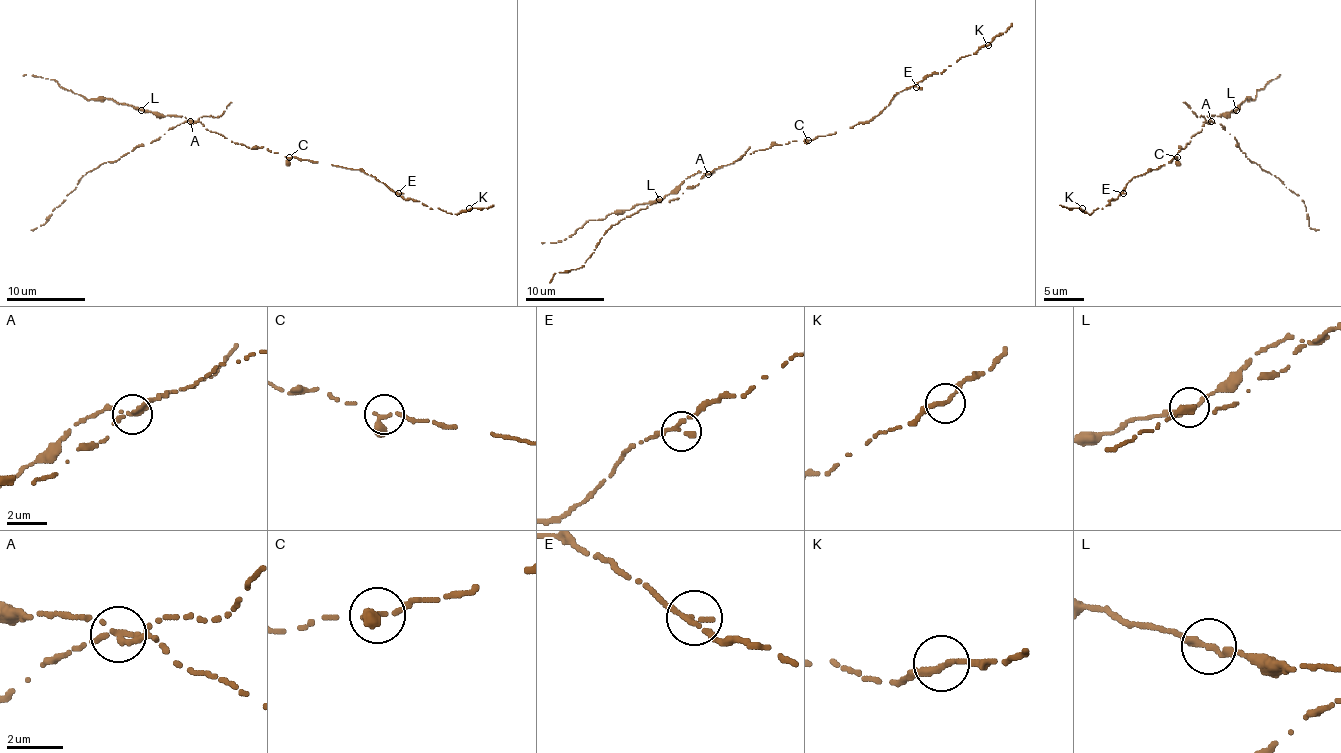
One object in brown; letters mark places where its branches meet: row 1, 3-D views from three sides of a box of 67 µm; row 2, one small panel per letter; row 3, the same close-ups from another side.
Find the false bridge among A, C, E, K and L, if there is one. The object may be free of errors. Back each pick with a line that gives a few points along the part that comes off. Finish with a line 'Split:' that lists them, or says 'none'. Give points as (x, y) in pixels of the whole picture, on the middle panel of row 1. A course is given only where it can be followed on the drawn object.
A: course (709, 174), (679, 197), (653, 201), (620, 219), (606, 231), (584, 265), (555, 273), (549, 282)
Split: A

